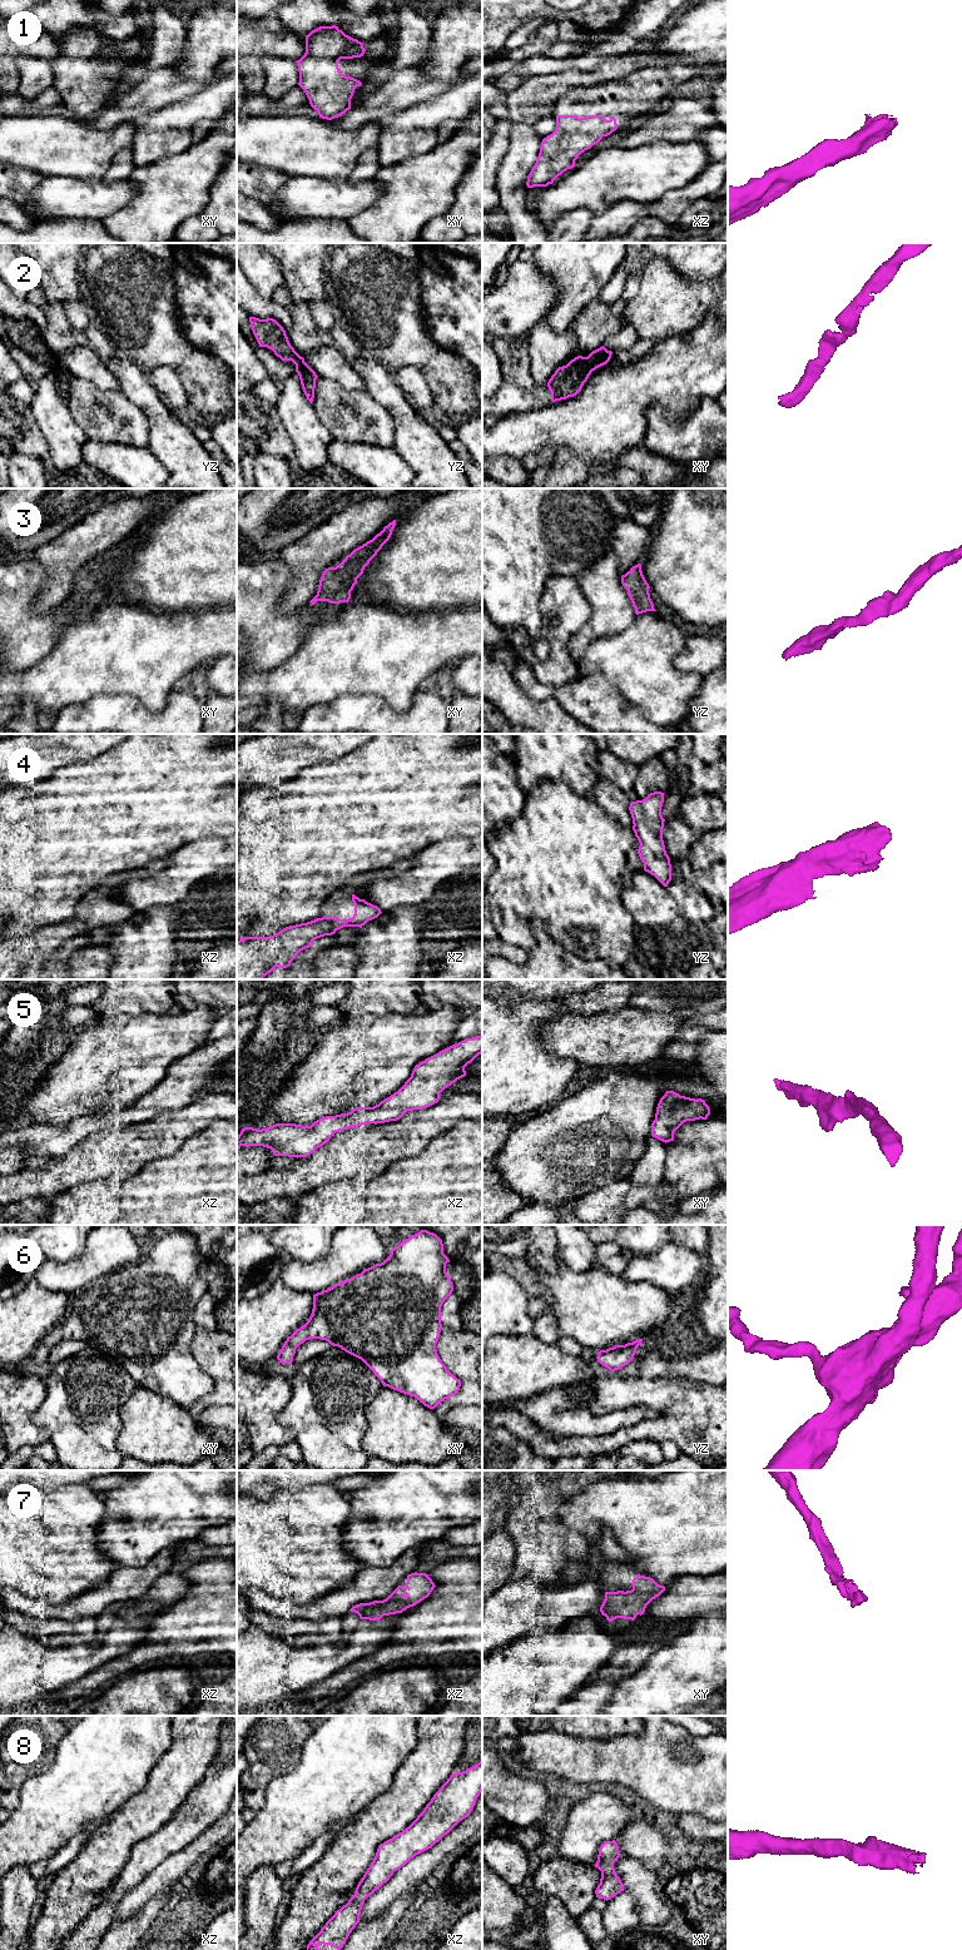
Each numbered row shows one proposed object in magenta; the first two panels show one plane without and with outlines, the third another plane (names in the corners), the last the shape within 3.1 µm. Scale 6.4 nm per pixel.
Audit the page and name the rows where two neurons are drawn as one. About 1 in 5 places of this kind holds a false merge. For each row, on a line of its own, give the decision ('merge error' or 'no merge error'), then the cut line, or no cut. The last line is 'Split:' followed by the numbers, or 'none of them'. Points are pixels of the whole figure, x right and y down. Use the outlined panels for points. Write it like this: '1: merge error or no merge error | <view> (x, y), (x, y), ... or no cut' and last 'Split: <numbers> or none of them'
1: no merge error | no cut
2: no merge error | no cut
3: no merge error | no cut
4: no merge error | no cut
5: no merge error | no cut
6: no merge error | no cut
7: no merge error | no cut
8: no merge error | no cut
Split: none of them

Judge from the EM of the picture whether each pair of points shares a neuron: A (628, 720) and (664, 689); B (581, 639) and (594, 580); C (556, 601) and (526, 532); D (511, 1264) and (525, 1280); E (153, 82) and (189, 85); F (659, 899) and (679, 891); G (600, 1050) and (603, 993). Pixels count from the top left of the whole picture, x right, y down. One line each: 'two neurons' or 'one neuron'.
A: two neurons
B: one neuron
C: two neurons
D: one neuron
E: one neuron
F: two neurons
G: two neurons

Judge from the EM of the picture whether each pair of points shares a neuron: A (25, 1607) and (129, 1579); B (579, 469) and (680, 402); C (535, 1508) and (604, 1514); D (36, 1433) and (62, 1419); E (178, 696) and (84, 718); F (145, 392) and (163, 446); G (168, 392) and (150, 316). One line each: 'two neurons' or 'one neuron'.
A: one neuron
B: two neurons
C: two neurons
D: two neurons
E: one neuron
F: one neuron
G: two neurons

